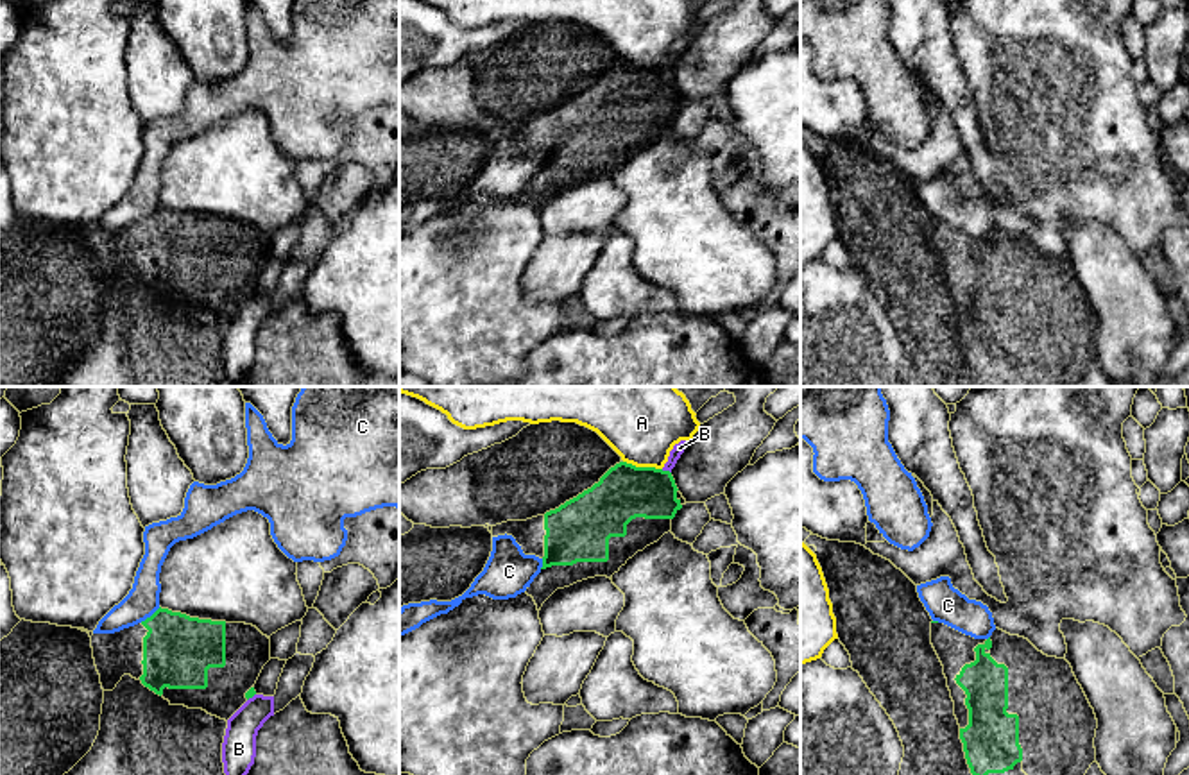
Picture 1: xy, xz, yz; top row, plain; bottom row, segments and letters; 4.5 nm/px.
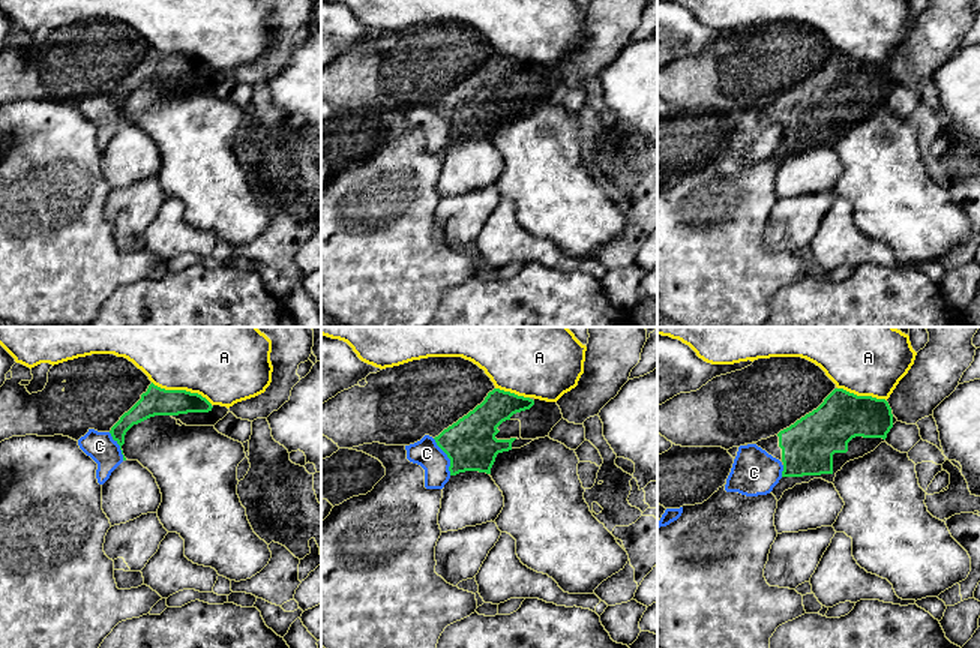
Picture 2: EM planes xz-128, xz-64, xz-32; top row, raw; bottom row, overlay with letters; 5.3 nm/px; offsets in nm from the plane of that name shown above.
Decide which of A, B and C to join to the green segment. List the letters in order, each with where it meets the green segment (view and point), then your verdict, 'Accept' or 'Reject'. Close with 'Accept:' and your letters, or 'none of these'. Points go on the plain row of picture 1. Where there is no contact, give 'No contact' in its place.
A: Touches green at xz (643, 67). Reject
B: Touches green at xz (667, 70). Reject
C: Touches green at xy (151, 215). Reject
Accept: none of these

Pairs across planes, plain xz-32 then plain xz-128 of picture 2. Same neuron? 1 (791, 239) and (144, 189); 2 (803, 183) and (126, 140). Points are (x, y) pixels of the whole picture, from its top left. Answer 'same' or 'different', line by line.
1: same
2: same

